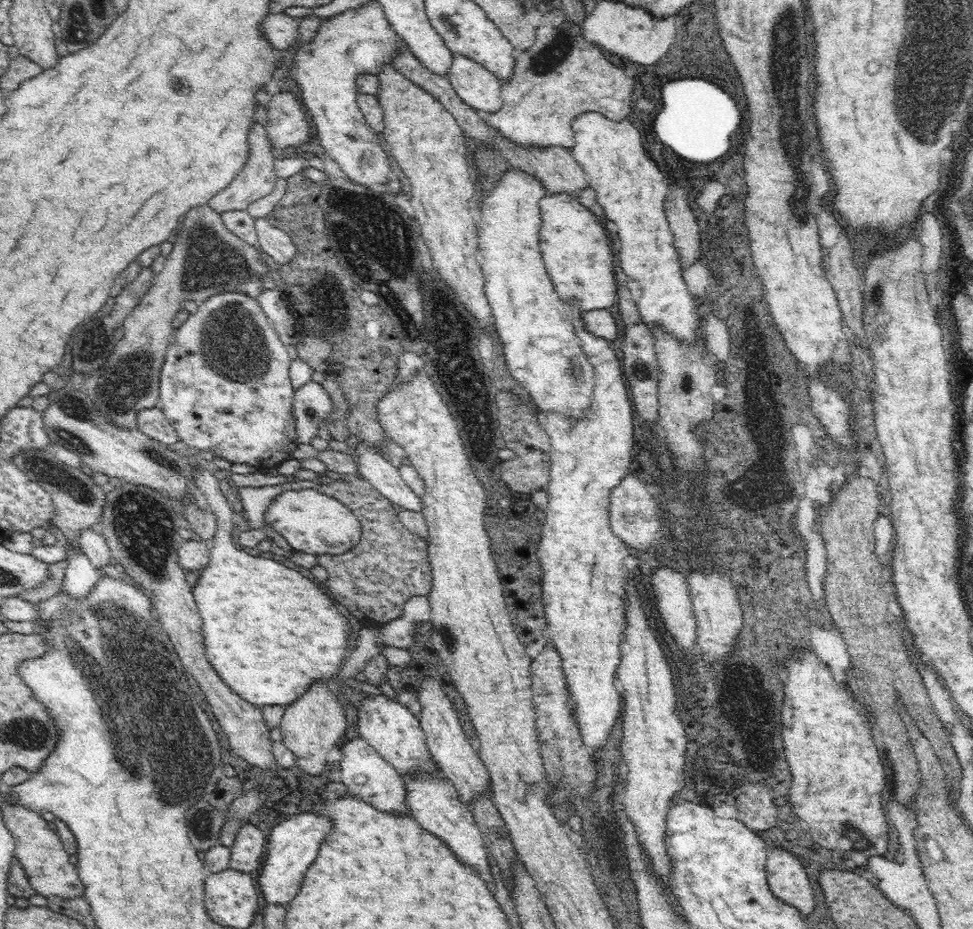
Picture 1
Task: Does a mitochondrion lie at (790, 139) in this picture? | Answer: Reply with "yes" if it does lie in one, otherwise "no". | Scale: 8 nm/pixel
yes

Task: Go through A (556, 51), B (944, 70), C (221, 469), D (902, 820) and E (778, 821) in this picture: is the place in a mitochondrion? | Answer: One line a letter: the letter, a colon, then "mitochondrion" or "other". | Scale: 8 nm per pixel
A: mitochondrion
B: mitochondrion
C: other
D: other
E: other

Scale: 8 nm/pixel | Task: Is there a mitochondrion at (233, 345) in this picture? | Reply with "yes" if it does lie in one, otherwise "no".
yes

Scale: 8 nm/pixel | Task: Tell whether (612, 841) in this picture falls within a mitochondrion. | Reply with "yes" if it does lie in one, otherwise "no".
no

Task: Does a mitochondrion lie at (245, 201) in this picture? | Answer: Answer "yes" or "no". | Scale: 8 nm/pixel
no

